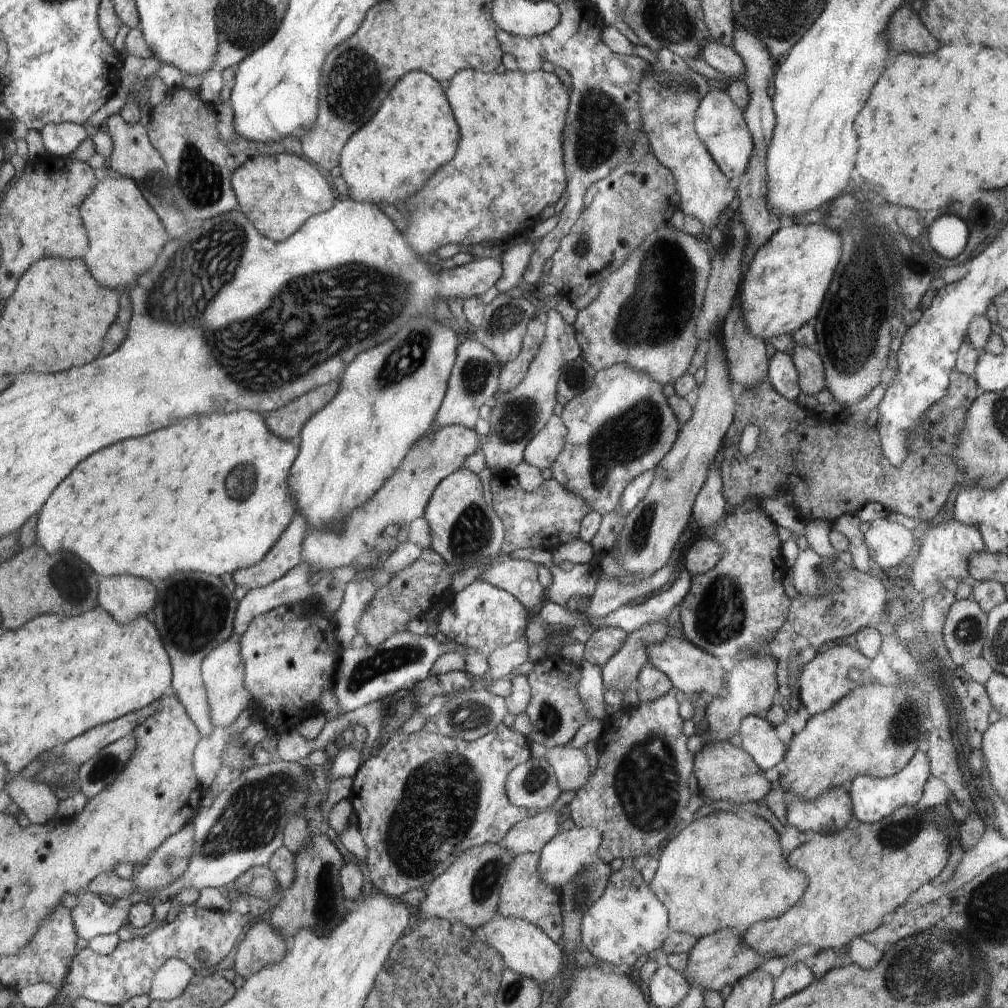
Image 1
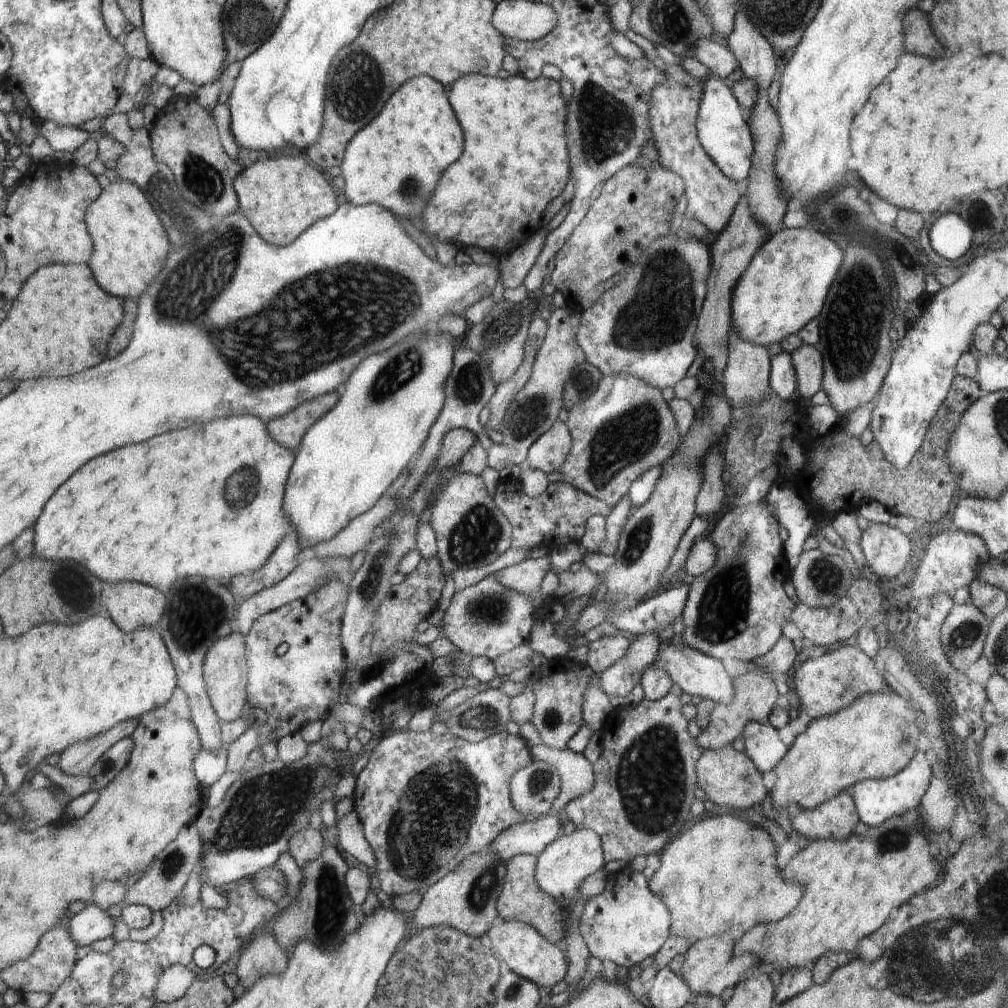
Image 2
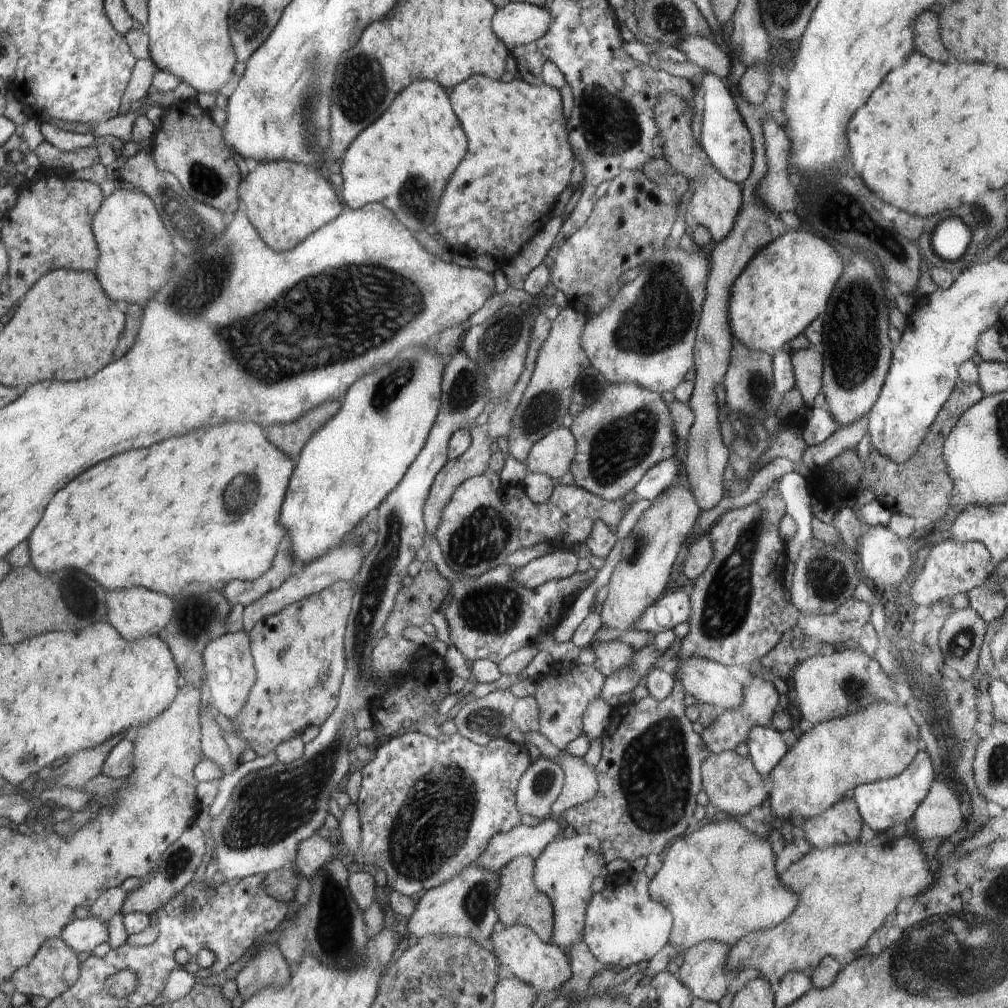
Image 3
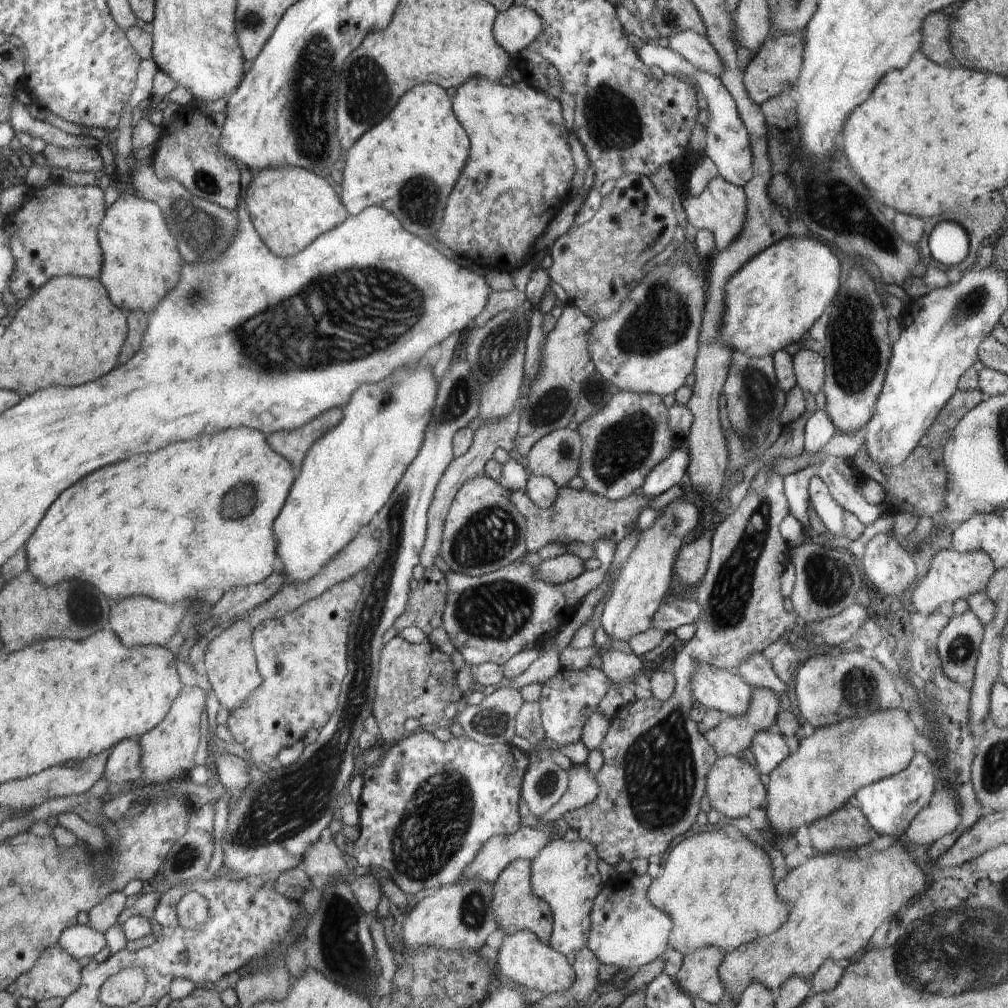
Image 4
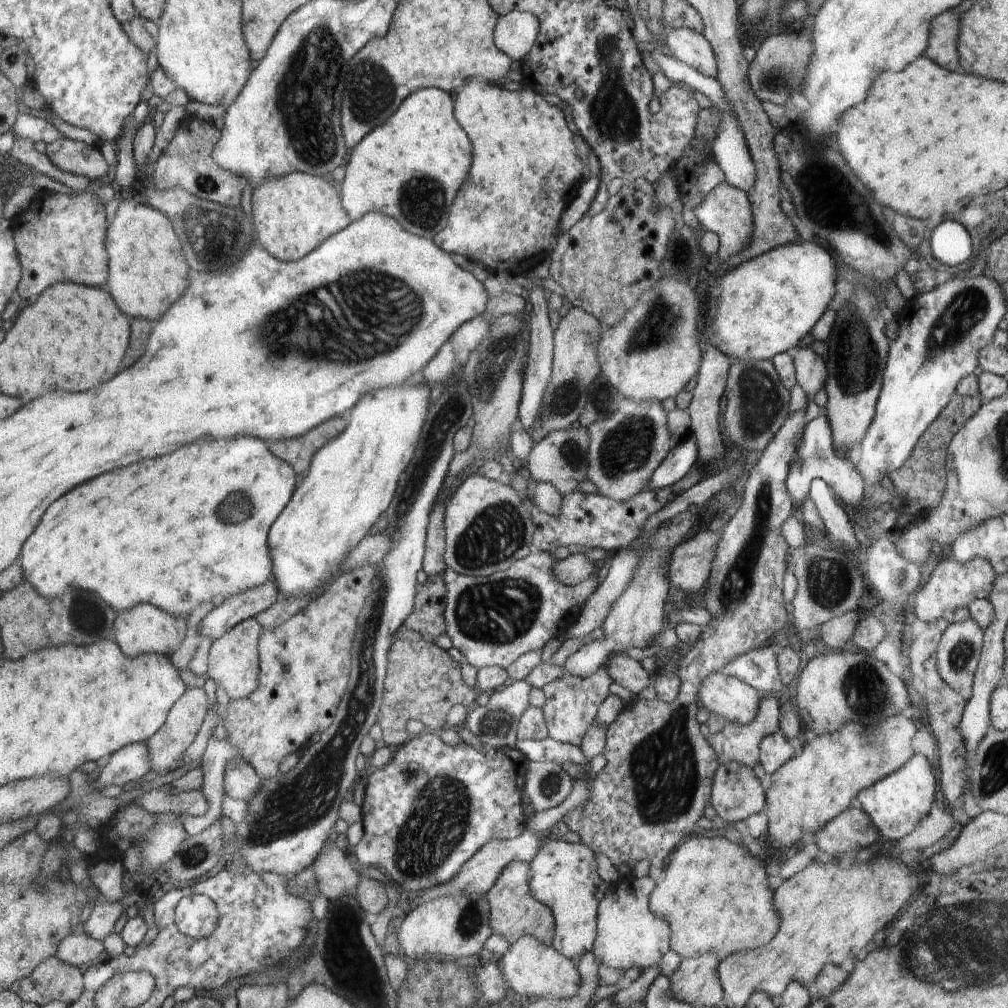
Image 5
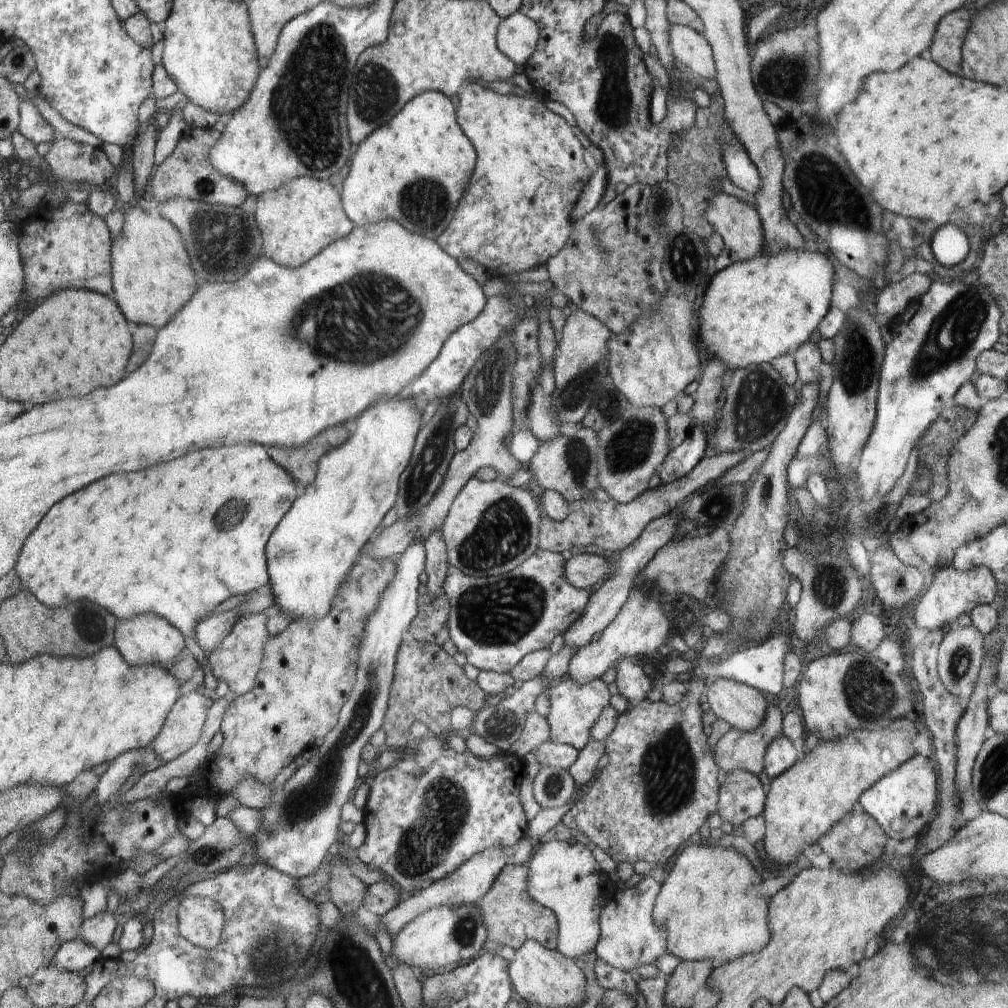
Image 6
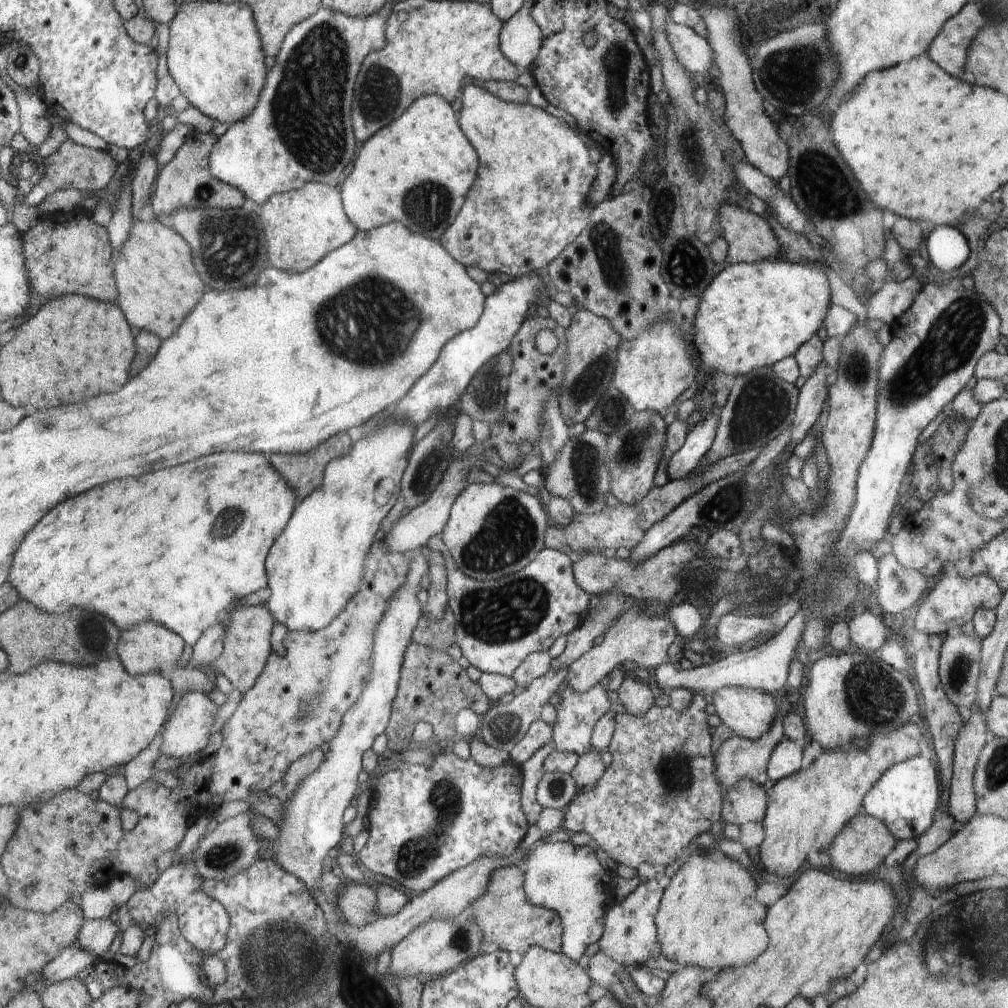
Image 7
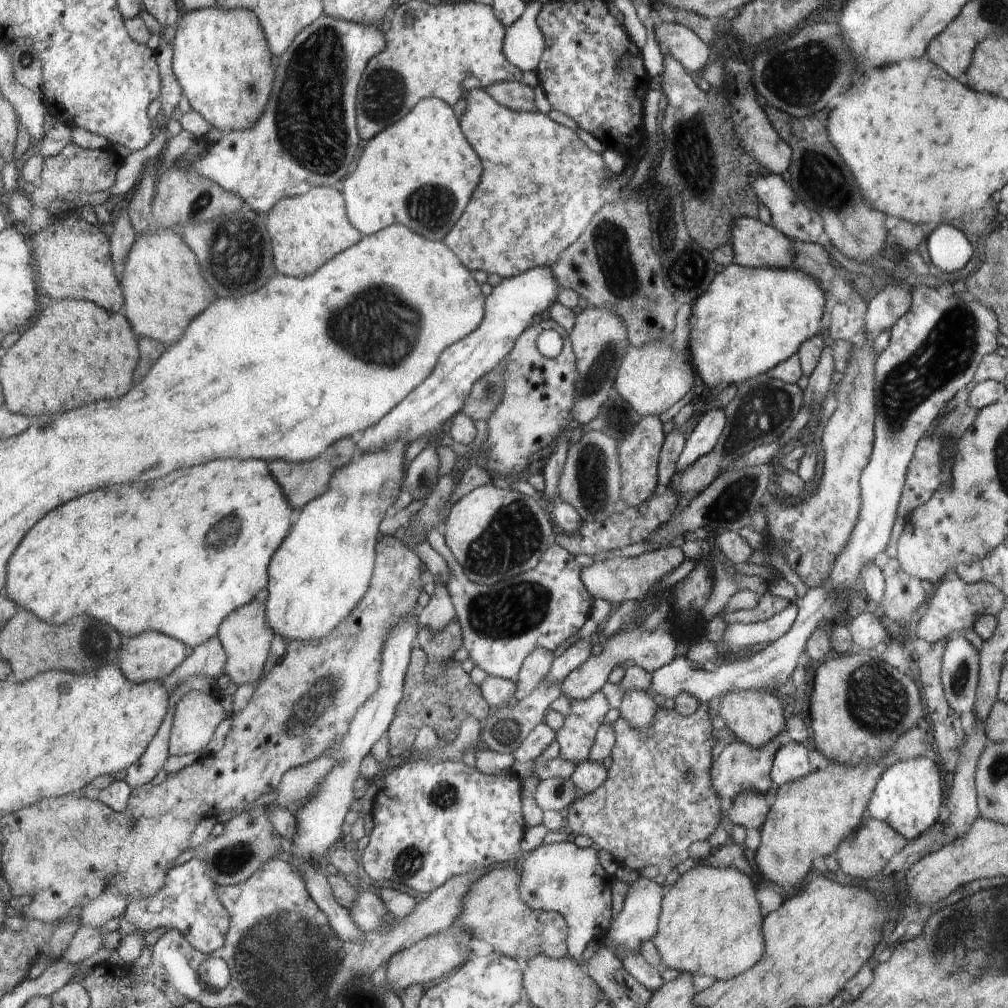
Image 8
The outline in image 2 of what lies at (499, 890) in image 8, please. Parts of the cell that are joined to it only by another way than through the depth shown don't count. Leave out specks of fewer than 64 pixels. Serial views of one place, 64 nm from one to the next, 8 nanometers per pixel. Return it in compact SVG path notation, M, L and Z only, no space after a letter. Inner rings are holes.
M516 855L506 862L508 875L504 888L497 900L497 913L504 922L520 921L535 927L550 942L562 944L564 938L564 918L562 907L557 899L542 890L536 879L537 857L534 855Z

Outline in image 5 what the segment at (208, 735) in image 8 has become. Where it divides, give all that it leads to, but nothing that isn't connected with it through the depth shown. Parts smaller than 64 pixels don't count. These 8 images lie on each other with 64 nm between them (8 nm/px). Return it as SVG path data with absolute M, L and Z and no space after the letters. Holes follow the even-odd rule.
M202 686L190 688L182 696L182 699L174 706L165 728L154 738L150 738L150 742L147 744L150 748L150 754L152 754L150 758L152 758L152 764L154 764L154 772L164 772L164 770L174 770L174 768L180 770L184 762L184 752L188 752L190 746L196 742L196 738L198 738L198 734L200 734L200 730L206 722L208 710L210 710L210 702L208 694Z

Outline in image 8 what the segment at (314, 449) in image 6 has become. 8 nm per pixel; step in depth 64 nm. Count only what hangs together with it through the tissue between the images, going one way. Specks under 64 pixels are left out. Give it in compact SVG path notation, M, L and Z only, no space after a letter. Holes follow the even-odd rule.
M347 437L342 438L336 444L332 444L320 457L314 458L312 461L295 462L278 459L268 462L268 466L277 482L281 484L282 491L285 492L285 498L289 500L289 504L294 509L300 510L314 498L326 493L332 472L336 468L349 465L356 454L355 443L350 437Z

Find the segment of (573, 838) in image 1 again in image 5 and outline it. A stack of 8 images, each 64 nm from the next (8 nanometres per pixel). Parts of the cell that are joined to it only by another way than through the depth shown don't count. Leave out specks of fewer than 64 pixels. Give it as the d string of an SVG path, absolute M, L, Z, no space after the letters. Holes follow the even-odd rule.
M552 836L544 839L534 860L529 863L530 870L529 884L532 888L534 899L540 900L545 906L550 908L555 919L555 940L553 948L560 951L565 958L574 958L574 956L584 955L593 950L597 940L597 914L600 900L605 892L605 888L600 888L604 884L602 878L598 876L596 868L596 856L592 848L585 846L584 843L569 844L558 840L558 836Z

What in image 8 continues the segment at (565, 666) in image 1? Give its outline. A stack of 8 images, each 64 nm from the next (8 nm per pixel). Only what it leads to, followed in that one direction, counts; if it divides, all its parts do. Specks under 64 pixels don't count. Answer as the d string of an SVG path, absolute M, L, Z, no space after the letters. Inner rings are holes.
M601 690L588 699L570 701L570 714L564 716L562 727L555 732L560 745L560 757L575 766L592 754L596 732L607 719L611 706Z

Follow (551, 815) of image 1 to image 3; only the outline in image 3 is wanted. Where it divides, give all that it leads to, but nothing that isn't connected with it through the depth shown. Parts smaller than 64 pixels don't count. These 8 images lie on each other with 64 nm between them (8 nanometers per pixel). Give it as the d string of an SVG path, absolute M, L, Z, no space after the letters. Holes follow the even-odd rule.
M549 817L534 827L522 825L508 832L498 833L481 854L478 866L499 874L512 858L520 855L538 858L558 832L560 828L557 818Z

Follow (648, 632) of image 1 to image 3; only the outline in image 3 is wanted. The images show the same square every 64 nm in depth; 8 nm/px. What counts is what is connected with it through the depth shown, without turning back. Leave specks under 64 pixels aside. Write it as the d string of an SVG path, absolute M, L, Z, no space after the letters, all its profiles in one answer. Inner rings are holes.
M652 642L646 644L638 652L633 651L634 656L632 658L634 660L630 662L630 666L606 677L599 699L608 702L615 709L620 704L618 698L624 694L630 694L632 689L636 688L640 684L640 680L654 667L658 653Z

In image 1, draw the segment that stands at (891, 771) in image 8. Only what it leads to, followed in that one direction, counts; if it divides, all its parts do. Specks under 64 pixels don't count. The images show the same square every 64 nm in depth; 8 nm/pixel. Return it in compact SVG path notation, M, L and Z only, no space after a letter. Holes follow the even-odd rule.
M918 750L909 764L900 773L893 774L892 777L872 778L871 776L860 775L853 778L853 781L847 787L853 800L854 817L863 823L875 823L880 818L884 818L886 814L894 812L896 808L900 809L900 804L914 806L922 796L922 786L924 786L924 780L928 778L928 774L930 774L930 770L928 770L926 751Z

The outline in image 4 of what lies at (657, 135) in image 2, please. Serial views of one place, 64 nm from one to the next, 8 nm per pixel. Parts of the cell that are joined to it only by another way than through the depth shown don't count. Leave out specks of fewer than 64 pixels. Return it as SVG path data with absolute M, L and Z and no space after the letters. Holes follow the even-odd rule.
M718 176L710 183L700 195L690 197L682 203L688 222L697 230L710 230L714 236L714 241L718 244L715 253L722 252L720 247L729 249L745 232L746 226L746 206L747 196L745 189L736 186L734 183L726 182L726 179Z

